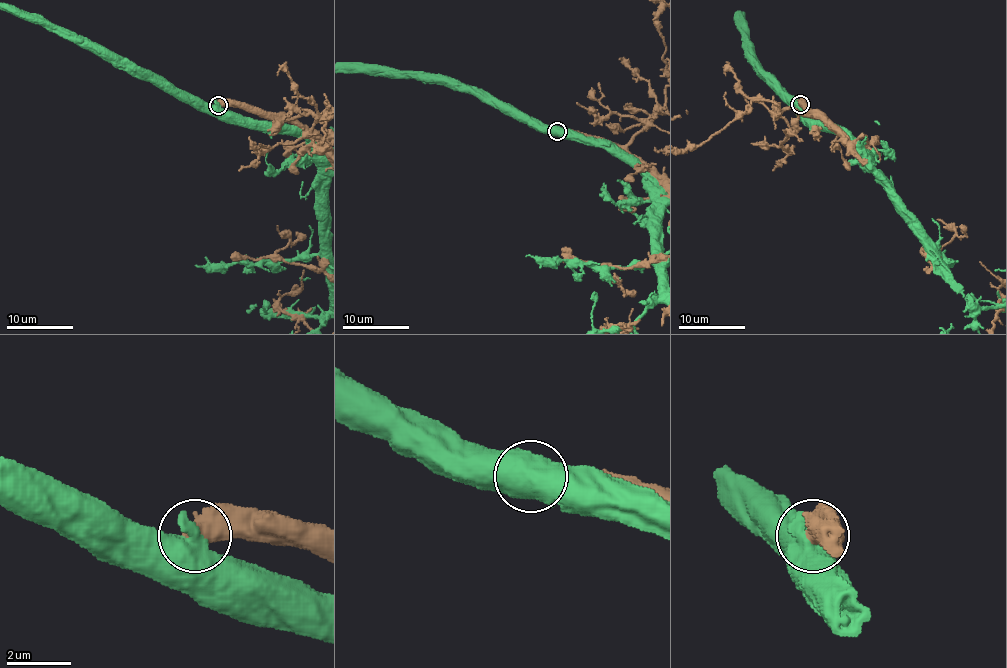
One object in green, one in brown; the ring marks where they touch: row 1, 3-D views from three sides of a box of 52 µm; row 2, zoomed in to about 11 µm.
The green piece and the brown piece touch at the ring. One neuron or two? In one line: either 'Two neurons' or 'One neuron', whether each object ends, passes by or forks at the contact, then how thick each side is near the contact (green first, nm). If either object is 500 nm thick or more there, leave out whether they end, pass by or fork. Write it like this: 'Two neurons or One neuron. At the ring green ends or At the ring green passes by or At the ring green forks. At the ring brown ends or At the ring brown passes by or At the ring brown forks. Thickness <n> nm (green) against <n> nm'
Two neurons. Thickness 750 nm (green) against 650 nm

